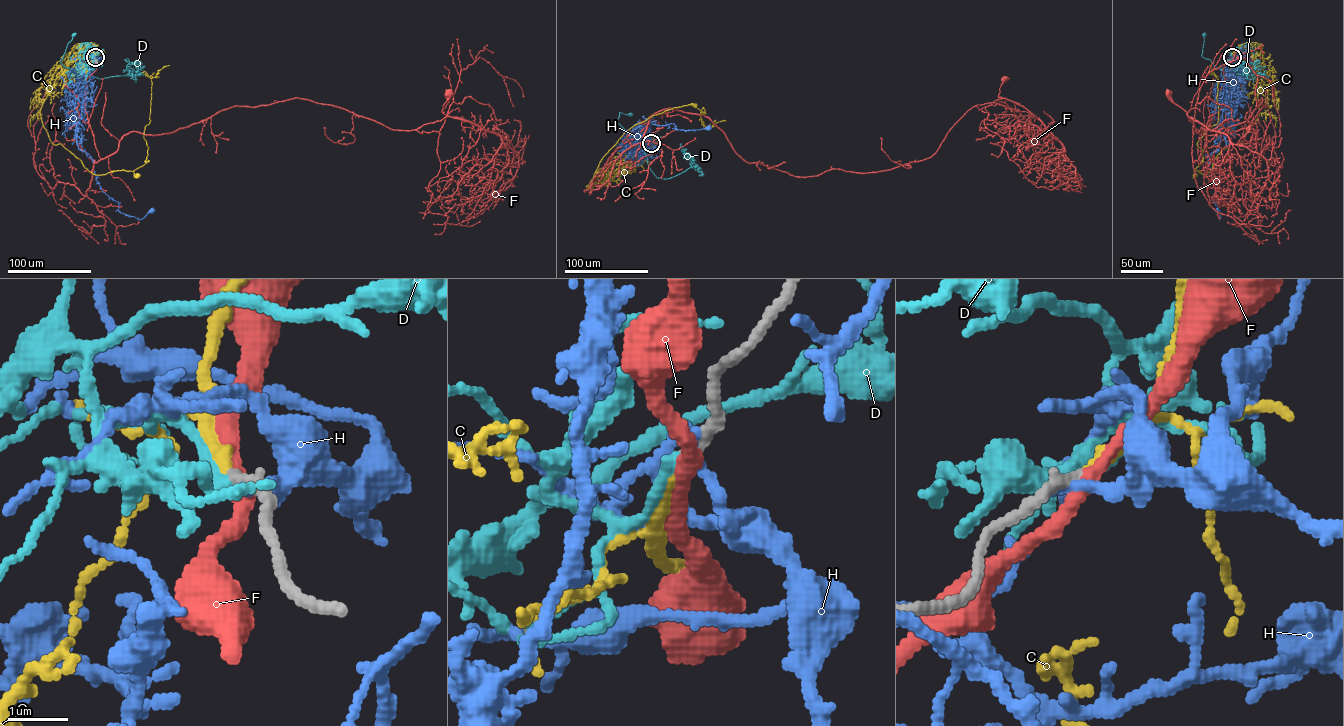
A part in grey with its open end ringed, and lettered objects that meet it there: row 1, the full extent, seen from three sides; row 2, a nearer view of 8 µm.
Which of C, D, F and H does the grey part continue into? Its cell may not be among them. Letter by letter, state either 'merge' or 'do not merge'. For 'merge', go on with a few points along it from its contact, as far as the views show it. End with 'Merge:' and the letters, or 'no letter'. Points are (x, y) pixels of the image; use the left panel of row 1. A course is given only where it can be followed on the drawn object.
C: merge; course (95, 58), (88, 51), (56, 78), (40, 112), (43, 126), (53, 144), (92, 174), (138, 175)
D: do not merge
F: do not merge
H: do not merge
Merge: C

